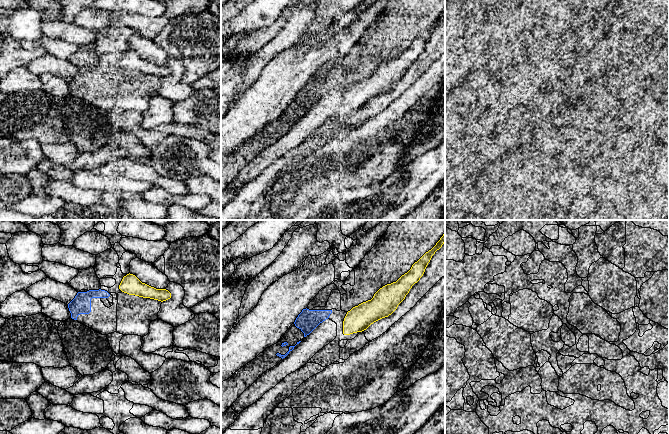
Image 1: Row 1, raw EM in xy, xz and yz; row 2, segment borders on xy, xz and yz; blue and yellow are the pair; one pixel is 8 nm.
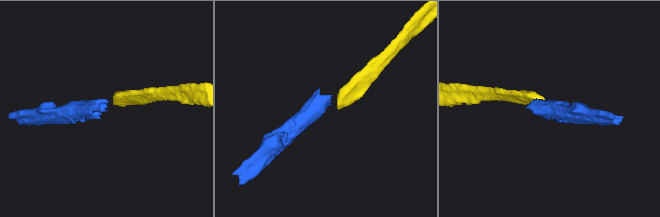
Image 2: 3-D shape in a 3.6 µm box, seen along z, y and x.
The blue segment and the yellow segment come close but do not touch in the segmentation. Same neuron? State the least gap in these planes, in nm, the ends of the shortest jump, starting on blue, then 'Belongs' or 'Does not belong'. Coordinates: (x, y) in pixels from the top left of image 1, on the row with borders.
Distance 90 nm. Across: xy (109, 294), (119, 288). Does not belong

